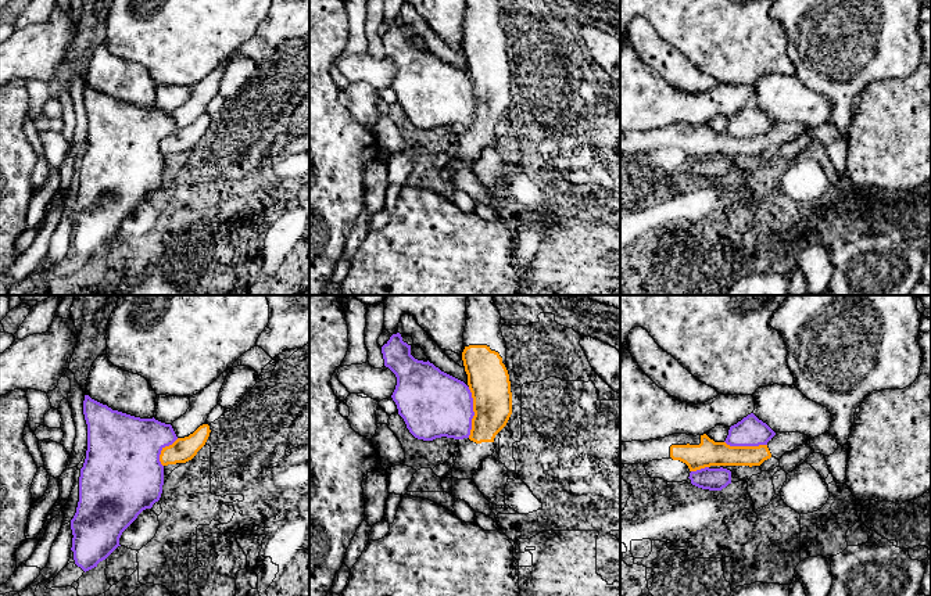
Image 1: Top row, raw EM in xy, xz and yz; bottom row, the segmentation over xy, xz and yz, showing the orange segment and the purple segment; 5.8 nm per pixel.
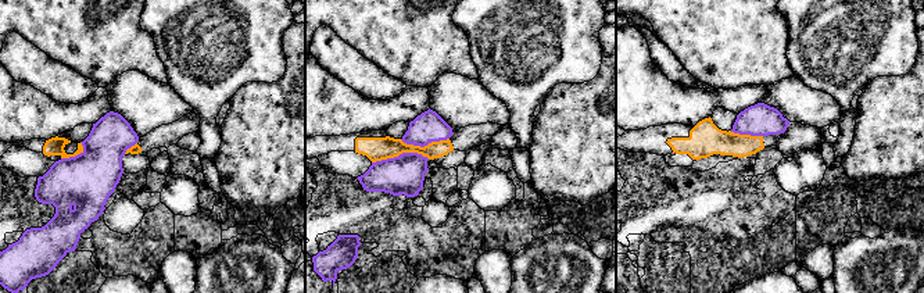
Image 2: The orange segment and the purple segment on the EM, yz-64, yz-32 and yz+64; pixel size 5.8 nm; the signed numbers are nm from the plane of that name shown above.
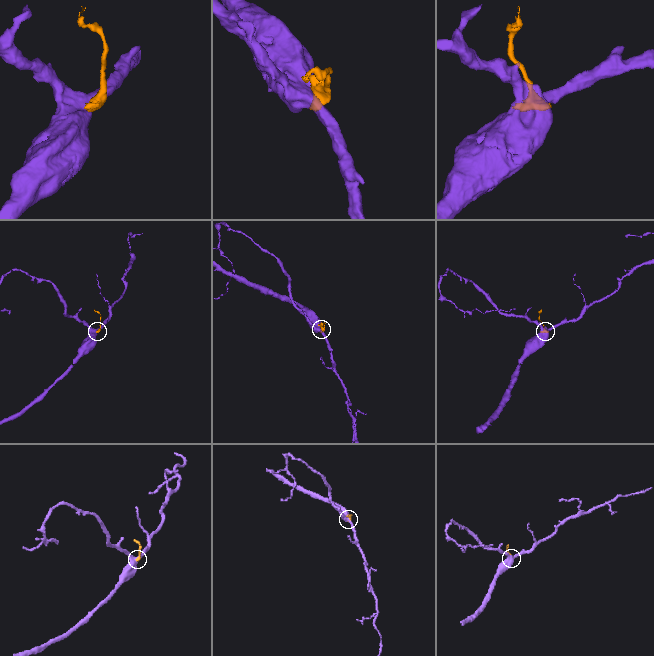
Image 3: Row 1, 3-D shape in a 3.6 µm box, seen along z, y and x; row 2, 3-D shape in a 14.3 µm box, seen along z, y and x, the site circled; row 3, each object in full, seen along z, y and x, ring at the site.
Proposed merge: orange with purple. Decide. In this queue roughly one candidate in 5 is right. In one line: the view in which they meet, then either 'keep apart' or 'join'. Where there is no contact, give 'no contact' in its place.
xz | keep apart

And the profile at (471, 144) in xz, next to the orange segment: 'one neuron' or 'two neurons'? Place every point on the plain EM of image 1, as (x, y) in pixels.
one neuron

